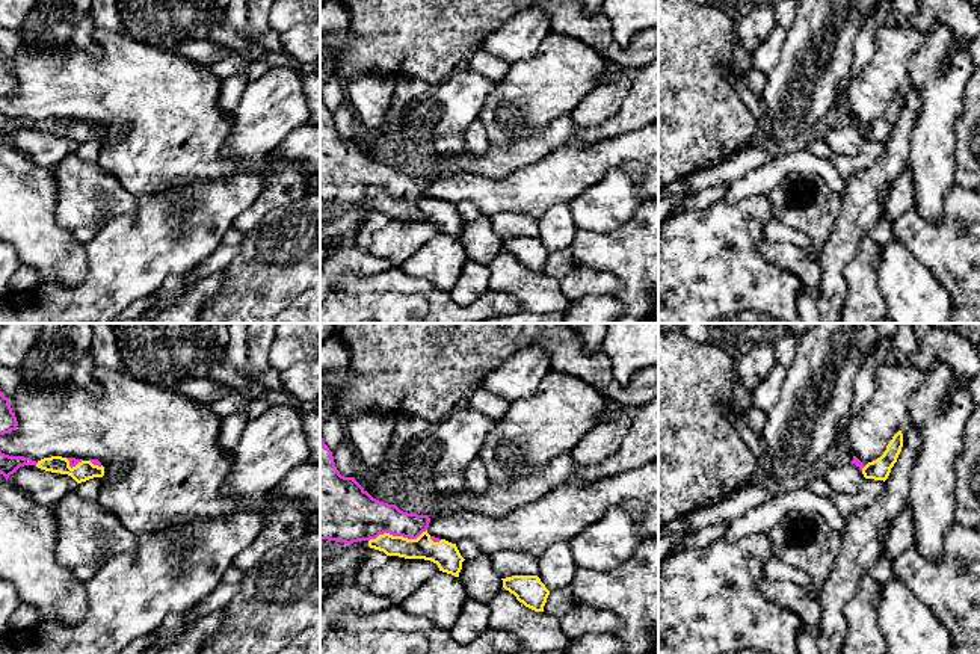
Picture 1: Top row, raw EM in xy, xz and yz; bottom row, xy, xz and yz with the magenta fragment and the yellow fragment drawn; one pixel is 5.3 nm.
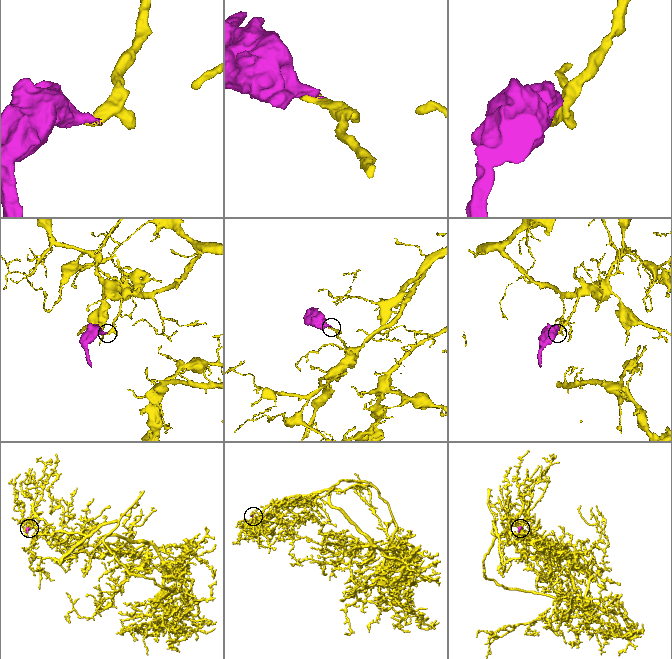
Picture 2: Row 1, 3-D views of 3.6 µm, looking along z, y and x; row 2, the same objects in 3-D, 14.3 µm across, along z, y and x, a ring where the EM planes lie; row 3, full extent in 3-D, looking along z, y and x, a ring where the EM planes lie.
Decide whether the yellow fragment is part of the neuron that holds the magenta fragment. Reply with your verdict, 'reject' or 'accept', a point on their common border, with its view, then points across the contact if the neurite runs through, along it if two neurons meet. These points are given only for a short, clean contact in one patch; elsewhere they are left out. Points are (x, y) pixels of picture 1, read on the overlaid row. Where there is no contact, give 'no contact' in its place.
accept | xz (397, 535) | across xz (355, 515), (373, 520), (397, 535), (406, 536), (423, 547)

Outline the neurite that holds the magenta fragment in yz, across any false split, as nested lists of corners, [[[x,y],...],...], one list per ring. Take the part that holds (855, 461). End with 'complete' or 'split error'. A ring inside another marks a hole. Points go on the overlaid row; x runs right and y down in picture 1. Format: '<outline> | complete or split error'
[[[898,430],[889,444],[886,446],[886,450],[883,455],[877,459],[873,459],[867,465],[864,465],[856,456],[853,456],[852,464],[855,464],[864,474],[865,479],[874,479],[874,480],[886,480],[891,468],[897,462],[897,458],[903,447],[903,433]]] | split error

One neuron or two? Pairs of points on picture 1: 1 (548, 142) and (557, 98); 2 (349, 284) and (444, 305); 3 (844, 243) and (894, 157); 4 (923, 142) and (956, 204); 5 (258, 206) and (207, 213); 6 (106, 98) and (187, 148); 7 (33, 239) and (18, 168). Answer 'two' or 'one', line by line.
1: two
2: one
3: one
4: two
5: two
6: one
7: one

